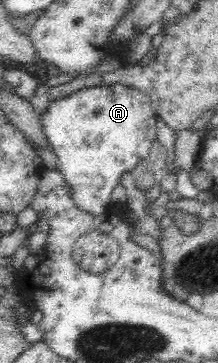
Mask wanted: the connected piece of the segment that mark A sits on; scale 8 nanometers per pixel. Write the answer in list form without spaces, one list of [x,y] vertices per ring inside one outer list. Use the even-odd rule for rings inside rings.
[[[110,84],[84,87],[64,97],[51,99],[45,110],[39,114],[38,122],[49,149],[56,154],[57,171],[69,188],[69,197],[76,209],[93,216],[103,215],[112,206],[110,194],[116,188],[120,174],[126,170],[131,171],[136,163],[144,160],[152,142],[157,138],[155,120],[158,116],[151,100],[135,88]]]

